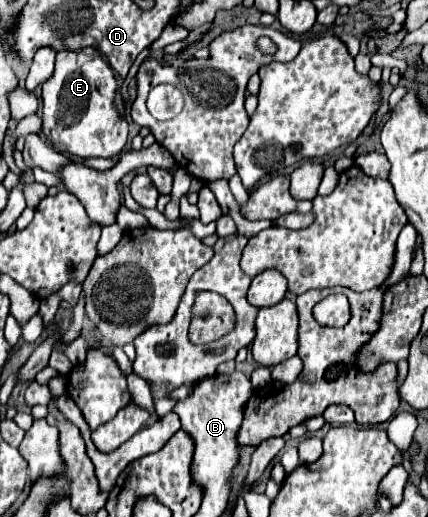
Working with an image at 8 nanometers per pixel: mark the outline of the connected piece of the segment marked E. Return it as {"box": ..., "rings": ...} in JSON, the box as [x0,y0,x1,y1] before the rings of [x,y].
{"box":[42,47,128,159],"rings":[[[84,47],[80,51],[58,51],[54,75],[42,85],[42,99],[44,99],[42,129],[48,137],[48,143],[54,149],[70,151],[80,157],[106,159],[106,157],[114,157],[116,153],[120,153],[128,141],[128,123],[114,105],[116,89],[118,89],[116,75],[112,67],[108,65],[108,61],[102,59],[102,53],[96,47]]]}

